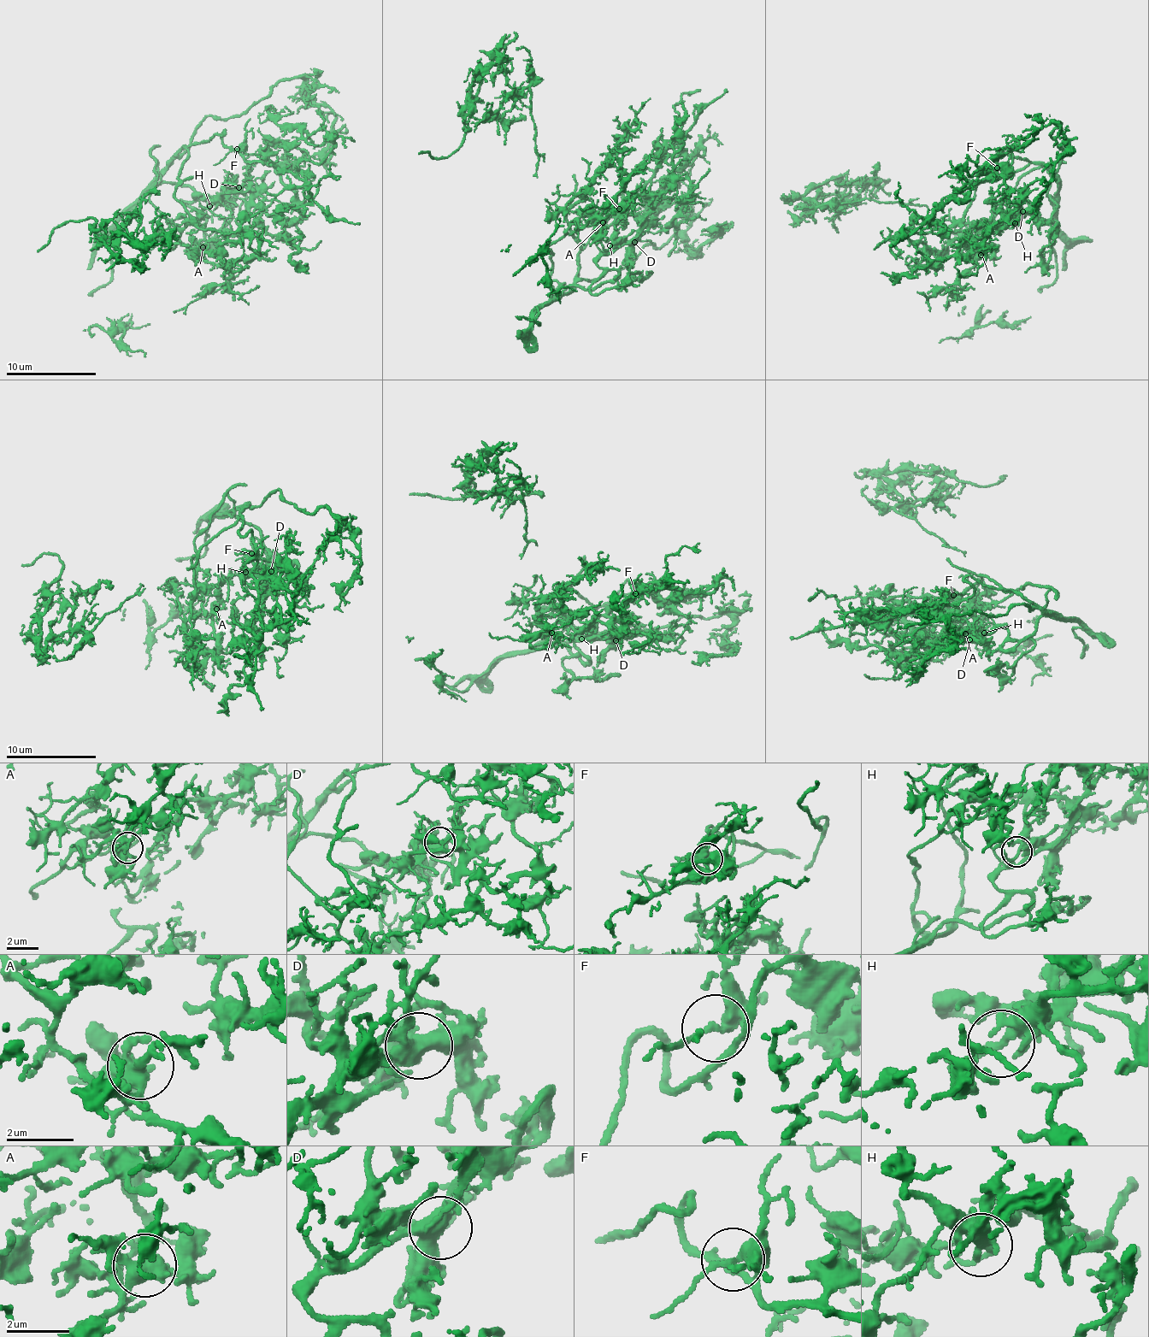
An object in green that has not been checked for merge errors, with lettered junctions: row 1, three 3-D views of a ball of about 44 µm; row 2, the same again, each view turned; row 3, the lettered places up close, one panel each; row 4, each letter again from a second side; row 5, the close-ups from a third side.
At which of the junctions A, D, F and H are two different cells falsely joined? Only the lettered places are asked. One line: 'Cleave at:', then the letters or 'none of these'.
Cleave at: none of these

